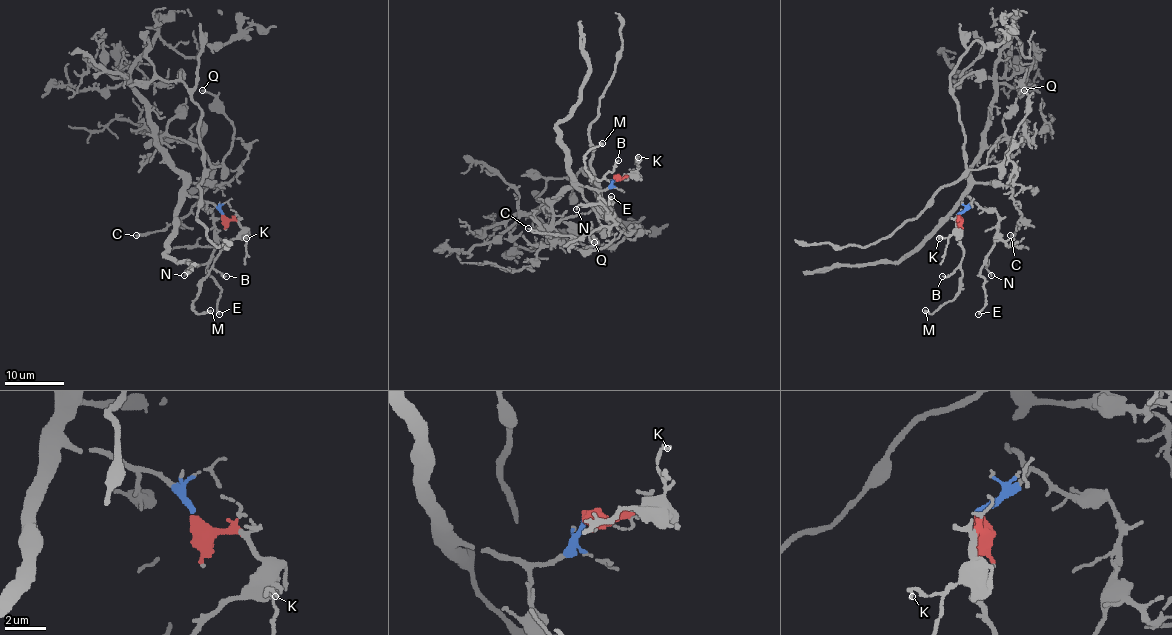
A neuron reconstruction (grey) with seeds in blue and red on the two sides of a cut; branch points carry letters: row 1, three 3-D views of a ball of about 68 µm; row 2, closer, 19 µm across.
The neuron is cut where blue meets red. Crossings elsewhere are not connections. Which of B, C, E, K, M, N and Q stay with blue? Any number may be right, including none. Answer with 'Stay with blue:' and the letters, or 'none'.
Stay with blue: C, E, N, Q

